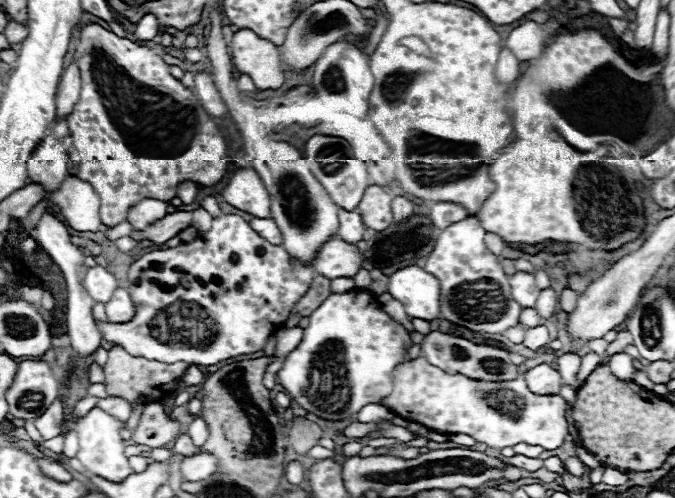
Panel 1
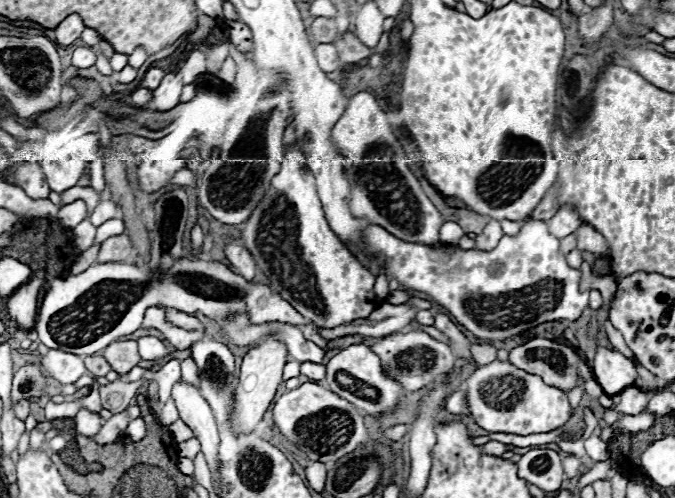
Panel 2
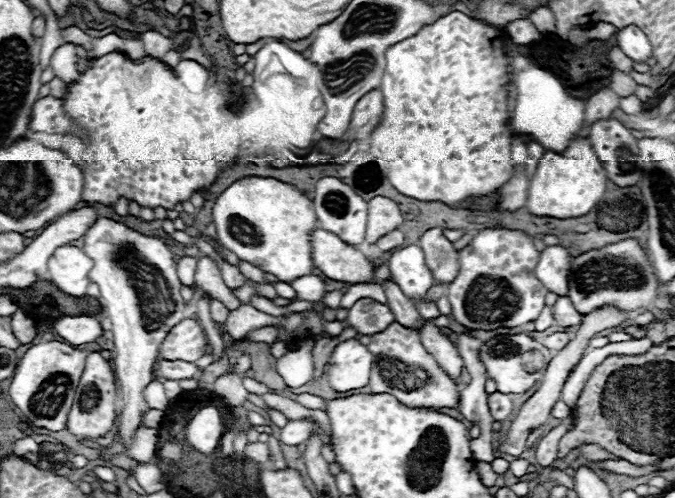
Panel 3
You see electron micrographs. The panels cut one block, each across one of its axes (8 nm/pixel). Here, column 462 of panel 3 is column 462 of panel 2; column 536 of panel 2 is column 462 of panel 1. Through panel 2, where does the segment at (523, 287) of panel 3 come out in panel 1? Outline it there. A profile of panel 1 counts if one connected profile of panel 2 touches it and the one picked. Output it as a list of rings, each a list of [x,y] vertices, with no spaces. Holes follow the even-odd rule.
[[[476,216],[452,224],[452,228],[442,230],[434,250],[426,258],[424,270],[440,280],[440,316],[444,320],[466,326],[472,332],[502,334],[506,328],[518,324],[522,308],[512,300],[508,276],[498,258],[486,248],[484,234],[486,230]]]

